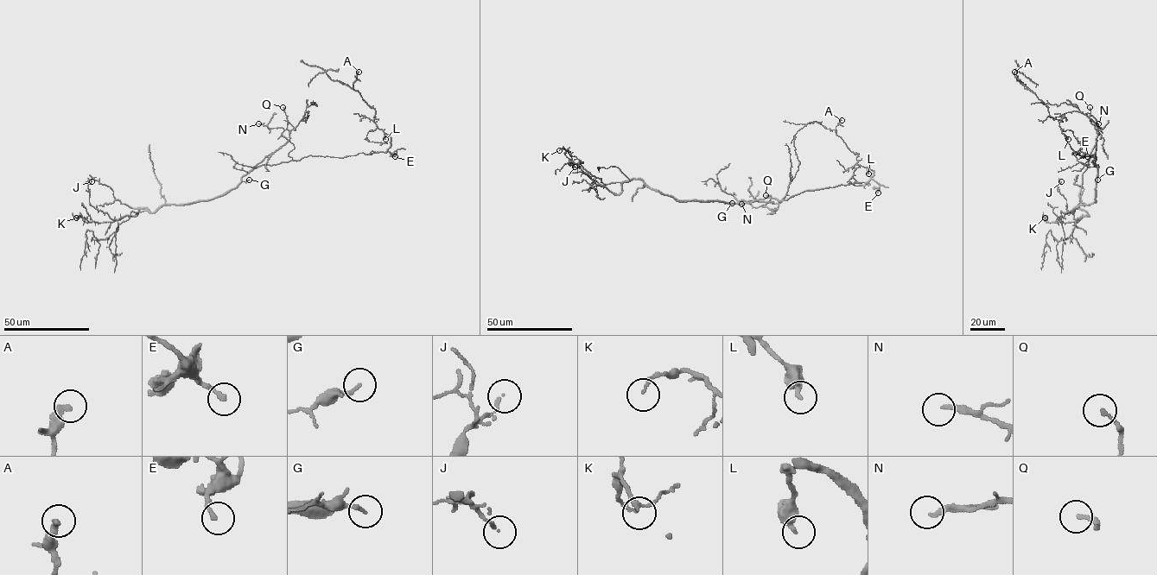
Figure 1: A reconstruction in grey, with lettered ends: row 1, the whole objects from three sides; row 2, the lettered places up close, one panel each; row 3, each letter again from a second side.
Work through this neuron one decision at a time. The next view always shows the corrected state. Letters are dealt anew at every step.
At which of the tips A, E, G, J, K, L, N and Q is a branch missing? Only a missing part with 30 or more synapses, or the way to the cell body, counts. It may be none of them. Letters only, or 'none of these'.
none of these

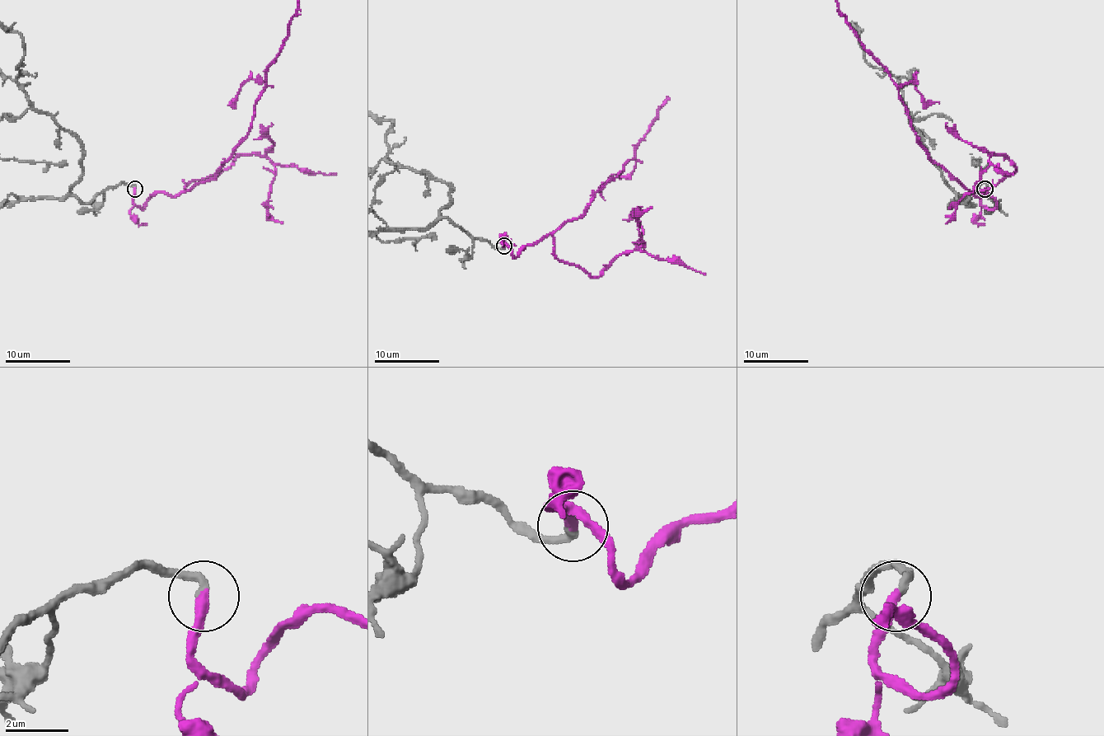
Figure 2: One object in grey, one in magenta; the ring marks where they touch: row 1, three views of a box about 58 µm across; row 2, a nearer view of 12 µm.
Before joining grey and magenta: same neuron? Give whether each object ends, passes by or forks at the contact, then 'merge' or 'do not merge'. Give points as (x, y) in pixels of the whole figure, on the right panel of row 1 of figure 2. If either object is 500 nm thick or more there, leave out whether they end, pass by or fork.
grey ends | magenta ends | merge

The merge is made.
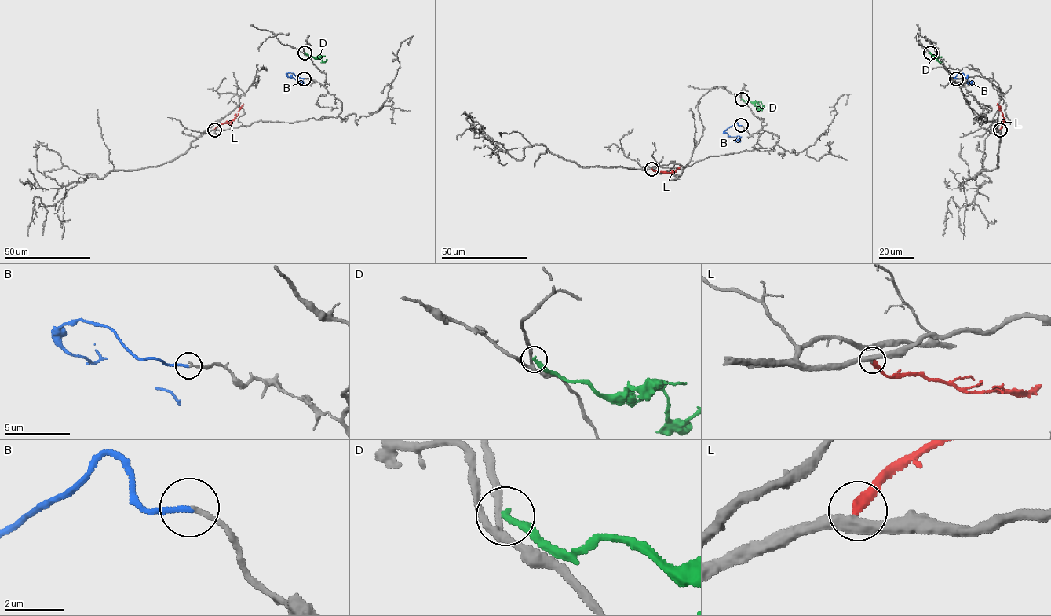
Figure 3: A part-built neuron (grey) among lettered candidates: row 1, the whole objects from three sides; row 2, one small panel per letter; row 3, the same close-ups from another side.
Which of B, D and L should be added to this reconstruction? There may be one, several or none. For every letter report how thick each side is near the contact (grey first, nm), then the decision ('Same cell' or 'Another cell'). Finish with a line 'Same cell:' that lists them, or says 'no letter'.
B: Thickness 150 nm (grey) against 200 nm. Same cell
D: Thickness 170 nm (grey) against 240 nm. Another cell
L: Thickness 360 nm (grey) against 360 nm. Another cell
Same cell: B

